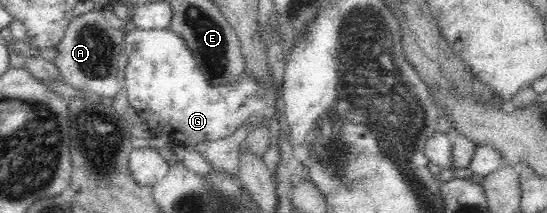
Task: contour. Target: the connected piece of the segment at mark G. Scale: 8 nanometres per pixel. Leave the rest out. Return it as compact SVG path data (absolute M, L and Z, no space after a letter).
M170 26L165 28L152 28L152 29L144 29L140 27L136 27L132 31L125 32L125 36L123 39L123 49L124 54L128 56L128 63L122 73L122 82L123 82L123 91L127 96L129 104L134 107L134 111L136 111L136 115L139 115L142 119L148 123L149 133L152 136L158 136L161 133L168 135L170 141L176 145L193 145L203 142L212 142L212 141L221 141L222 139L226 139L226 137L230 137L232 133L236 133L238 129L242 129L242 127L246 127L248 131L252 131L252 129L256 129L256 127L262 127L262 125L267 125L268 121L272 121L272 119L276 119L276 117L282 117L282 109L278 109L276 107L276 99L278 99L278 95L276 93L282 93L282 85L278 85L278 83L270 82L260 82L258 79L254 78L254 76L248 76L250 70L245 69L241 71L242 75L238 77L234 77L234 81L229 84L212 84L208 78L203 76L201 69L197 67L195 62L194 54L192 54L192 50L188 48L188 44L186 44L186 40L176 30L172 30Z

